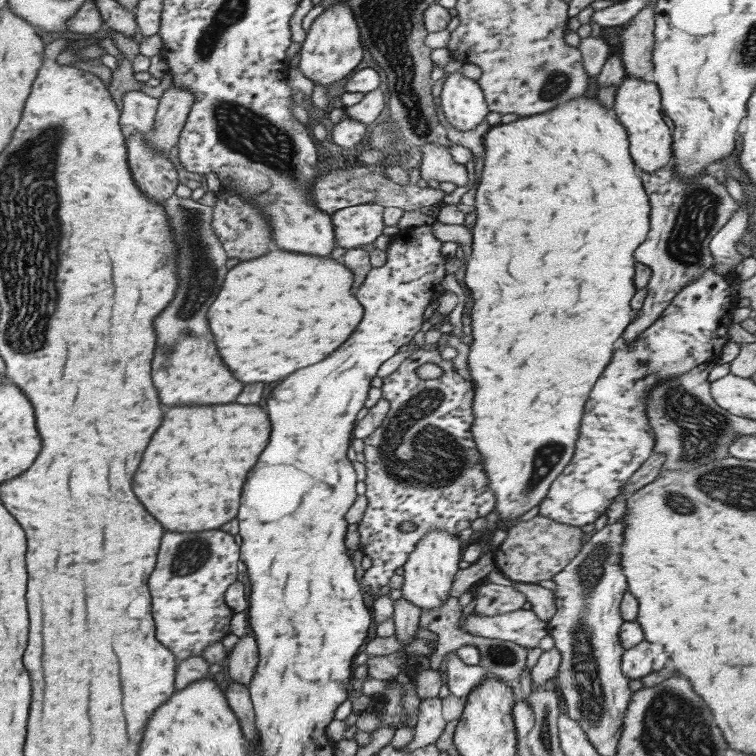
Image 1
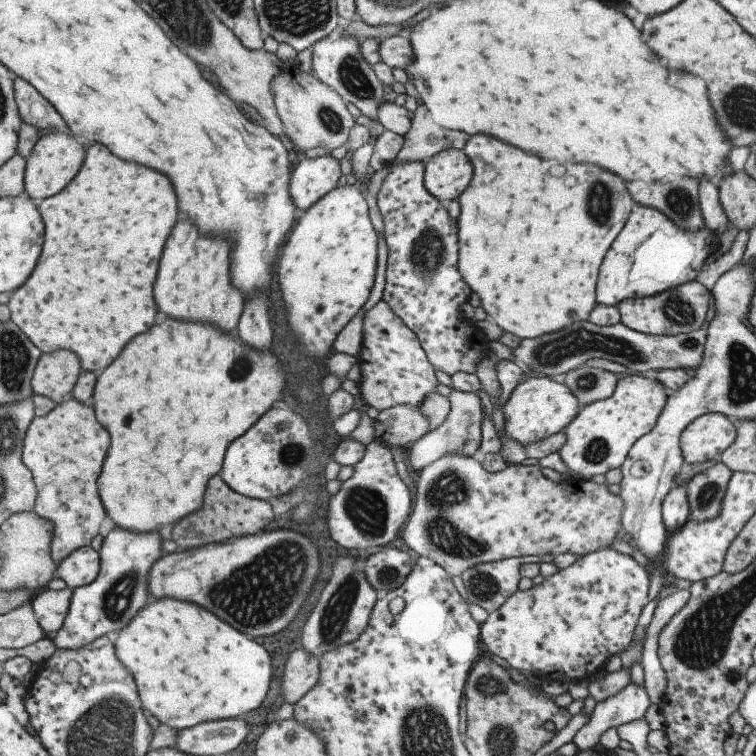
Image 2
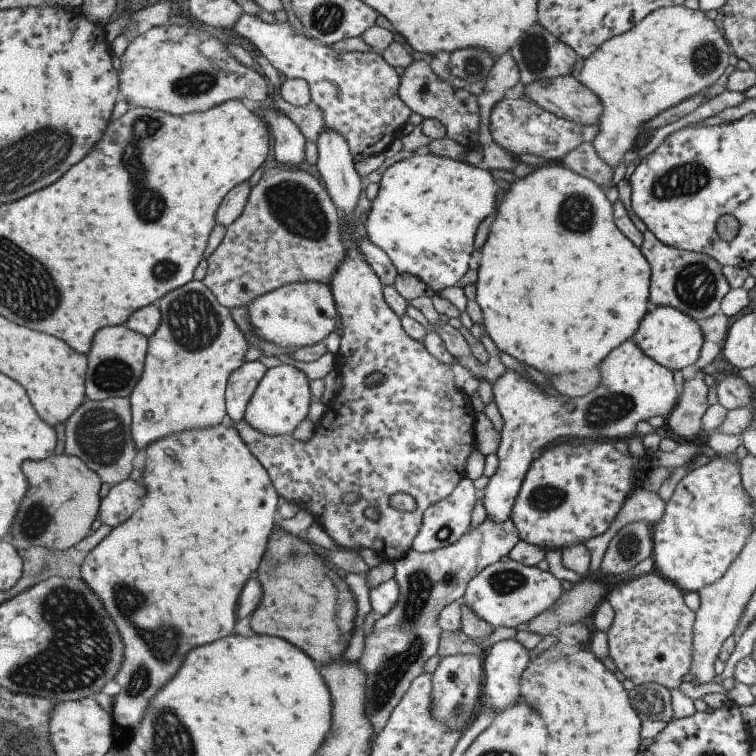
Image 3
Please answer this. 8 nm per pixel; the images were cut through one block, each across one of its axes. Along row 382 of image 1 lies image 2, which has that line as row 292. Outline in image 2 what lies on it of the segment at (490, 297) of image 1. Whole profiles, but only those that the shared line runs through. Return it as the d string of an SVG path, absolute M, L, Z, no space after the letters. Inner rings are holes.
M487 134L469 136L461 151L473 166L473 176L457 197L456 265L471 292L479 297L486 316L504 332L521 339L534 339L572 322L587 321L589 311L596 304L594 290L603 255L623 228L634 203L623 182L611 172L587 164L559 166L557 178L557 174L551 174L551 160L521 152Z

